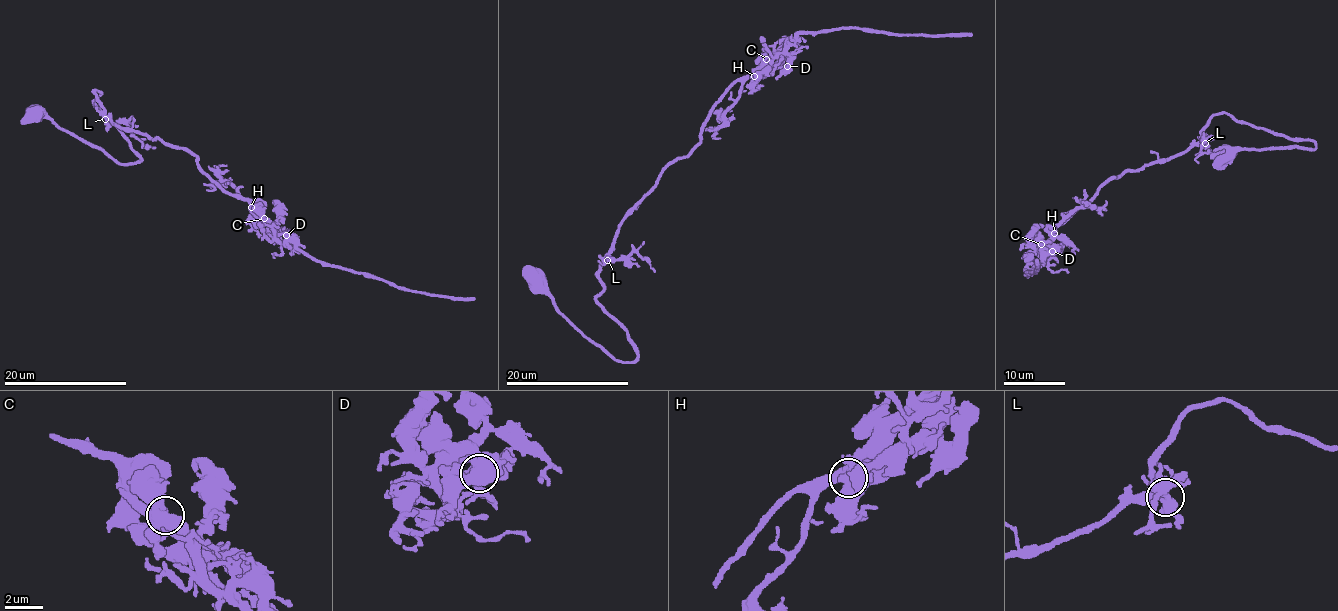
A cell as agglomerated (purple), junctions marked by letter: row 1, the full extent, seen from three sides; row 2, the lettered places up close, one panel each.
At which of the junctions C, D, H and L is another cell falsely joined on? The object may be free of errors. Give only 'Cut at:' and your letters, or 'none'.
Cut at: none

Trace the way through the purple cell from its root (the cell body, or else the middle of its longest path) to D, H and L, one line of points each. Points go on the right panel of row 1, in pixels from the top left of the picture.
D: (1127, 170), (1101, 186), (1092, 200), (1054, 224), (1054, 235), (1063, 241), (1063, 246), (1052, 251)
H: (1127, 170), (1101, 186), (1092, 200), (1054, 224), (1054, 233)
L: (1127, 170), (1135, 172), (1158, 161), (1163, 162), (1194, 145), (1205, 143)

